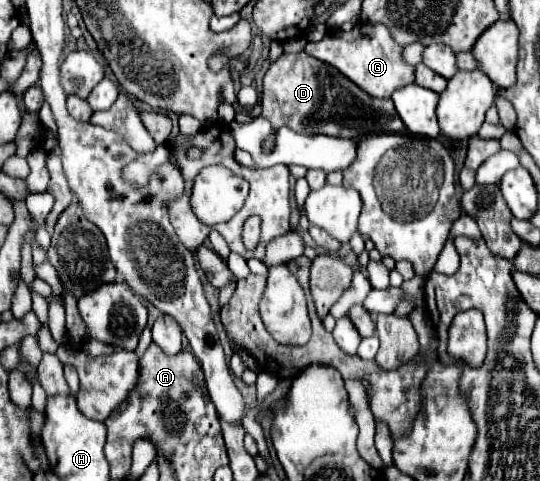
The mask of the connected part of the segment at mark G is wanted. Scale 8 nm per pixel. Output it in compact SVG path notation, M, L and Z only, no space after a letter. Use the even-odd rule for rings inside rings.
M360 23L346 32L342 29L330 31L322 41L308 43L304 49L310 57L316 57L332 67L336 67L342 75L346 75L350 81L354 81L360 89L374 97L390 97L396 87L408 85L414 81L414 65L408 65L402 59L404 47L398 45L386 25L372 25L372 23Z

